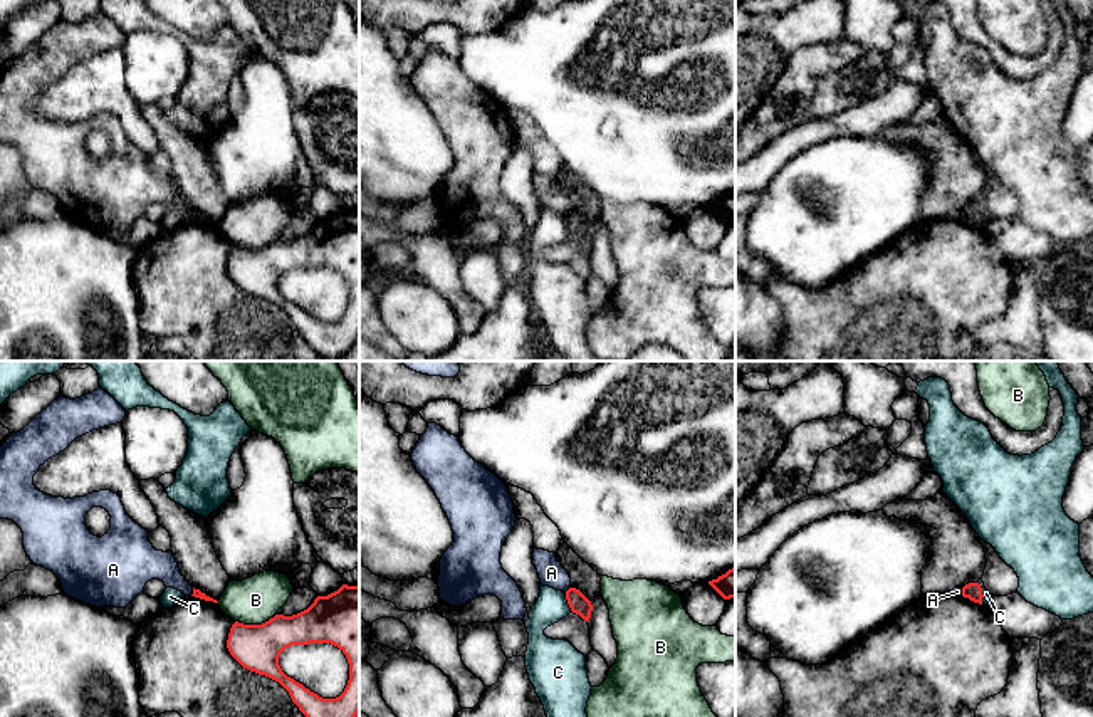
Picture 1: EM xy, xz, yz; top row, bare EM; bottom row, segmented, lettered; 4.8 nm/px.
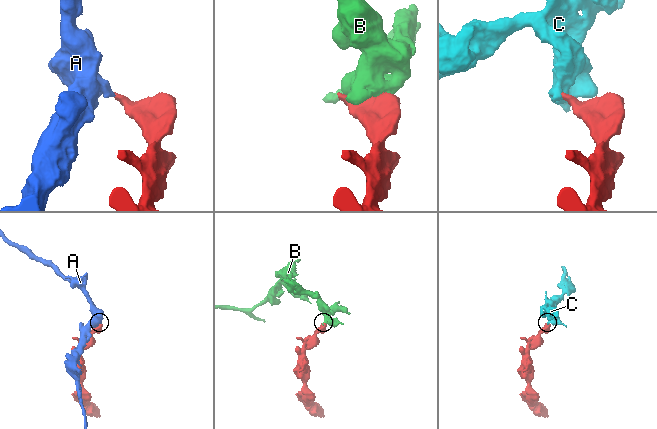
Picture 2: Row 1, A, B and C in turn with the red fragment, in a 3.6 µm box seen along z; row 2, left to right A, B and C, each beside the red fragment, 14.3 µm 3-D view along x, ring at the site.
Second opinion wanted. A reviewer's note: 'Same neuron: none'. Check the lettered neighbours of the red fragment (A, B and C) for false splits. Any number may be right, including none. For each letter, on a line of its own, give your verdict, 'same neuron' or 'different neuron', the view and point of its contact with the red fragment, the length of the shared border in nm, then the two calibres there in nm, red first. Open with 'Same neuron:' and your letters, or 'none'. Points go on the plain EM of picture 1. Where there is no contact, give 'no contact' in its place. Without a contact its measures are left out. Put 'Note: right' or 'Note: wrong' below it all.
Same neuron: none
A: different neuron; contact xz (568, 214); length 40 nm; calibres 90 and 120 nm
B: different neuron; contact xy (252, 249); length 180 nm; calibres 220 and 220 nm
C: different neuron; contact xz (568, 225); length 90 nm; calibres 90 and 150 nm
Note: right

